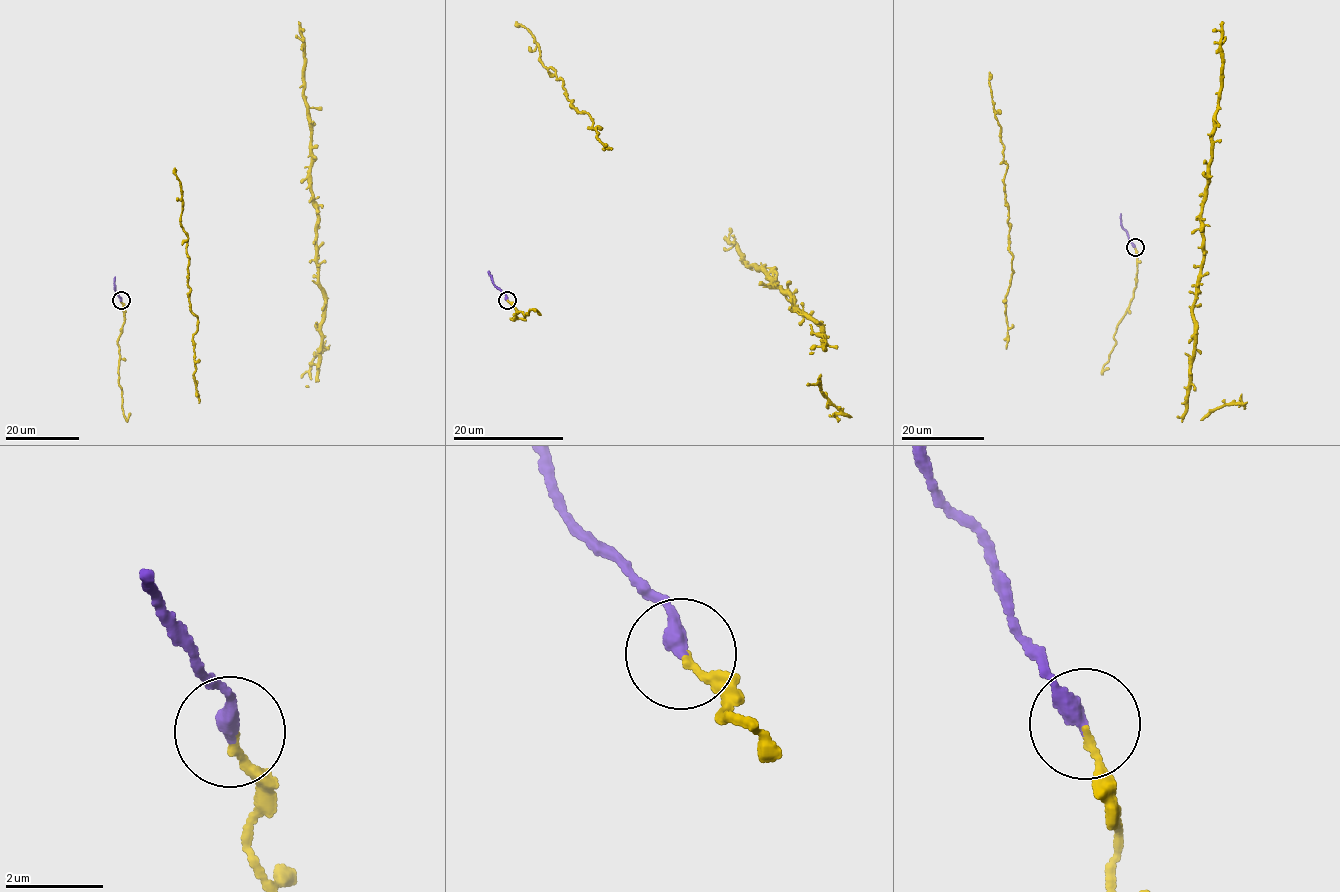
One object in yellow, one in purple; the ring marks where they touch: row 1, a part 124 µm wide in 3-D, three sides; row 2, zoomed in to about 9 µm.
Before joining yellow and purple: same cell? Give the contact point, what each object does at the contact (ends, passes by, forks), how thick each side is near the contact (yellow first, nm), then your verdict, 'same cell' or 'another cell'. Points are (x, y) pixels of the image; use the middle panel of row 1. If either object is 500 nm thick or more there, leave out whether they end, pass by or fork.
(507, 300) | yellow ends | purple ends | 140/340 nm | same cell

